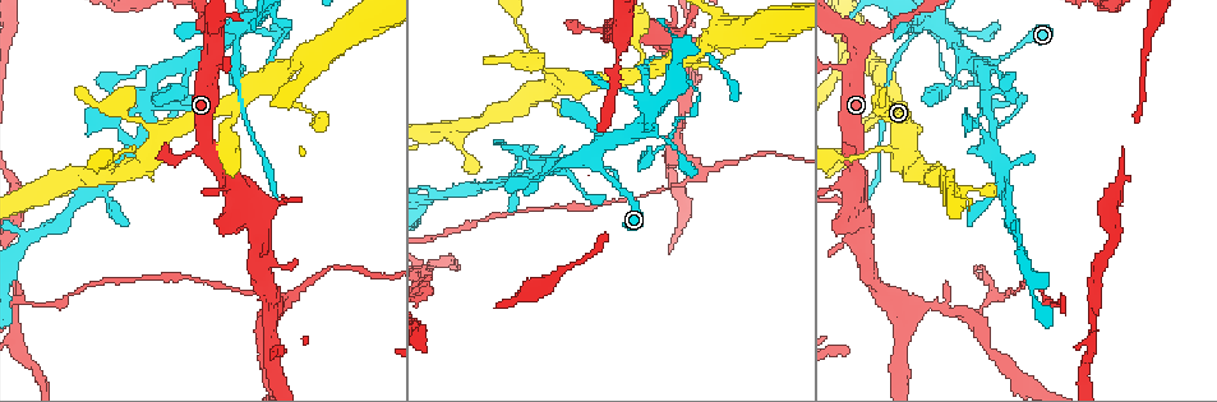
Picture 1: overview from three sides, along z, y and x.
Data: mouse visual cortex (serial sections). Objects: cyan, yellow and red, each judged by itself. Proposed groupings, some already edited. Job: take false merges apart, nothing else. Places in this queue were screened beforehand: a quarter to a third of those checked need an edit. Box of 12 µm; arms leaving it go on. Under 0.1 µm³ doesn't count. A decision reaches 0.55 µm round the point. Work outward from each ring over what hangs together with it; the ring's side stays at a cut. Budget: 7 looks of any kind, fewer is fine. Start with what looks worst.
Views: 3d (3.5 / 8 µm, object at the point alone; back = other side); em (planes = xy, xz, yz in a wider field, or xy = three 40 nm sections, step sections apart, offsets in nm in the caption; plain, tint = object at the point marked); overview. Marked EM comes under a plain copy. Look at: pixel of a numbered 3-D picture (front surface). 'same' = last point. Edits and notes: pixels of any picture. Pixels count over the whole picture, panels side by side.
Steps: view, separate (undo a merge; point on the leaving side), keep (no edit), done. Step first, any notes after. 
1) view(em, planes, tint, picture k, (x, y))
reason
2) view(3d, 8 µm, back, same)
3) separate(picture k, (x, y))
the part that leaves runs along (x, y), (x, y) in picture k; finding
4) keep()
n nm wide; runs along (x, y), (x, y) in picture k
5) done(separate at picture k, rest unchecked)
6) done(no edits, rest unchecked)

view(3d, 3.5 µm, back, picture 1, (699, 171))
a fork

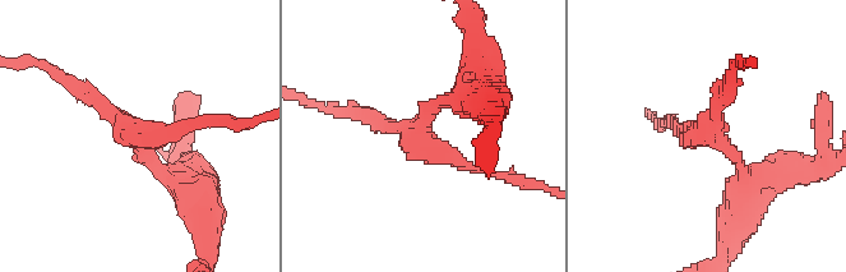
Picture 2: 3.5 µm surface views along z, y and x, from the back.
view(em, xy, step 2, tint, picture 2, (135, 131))
3 arms; arms of 150, 200, 250 nm; now the EM

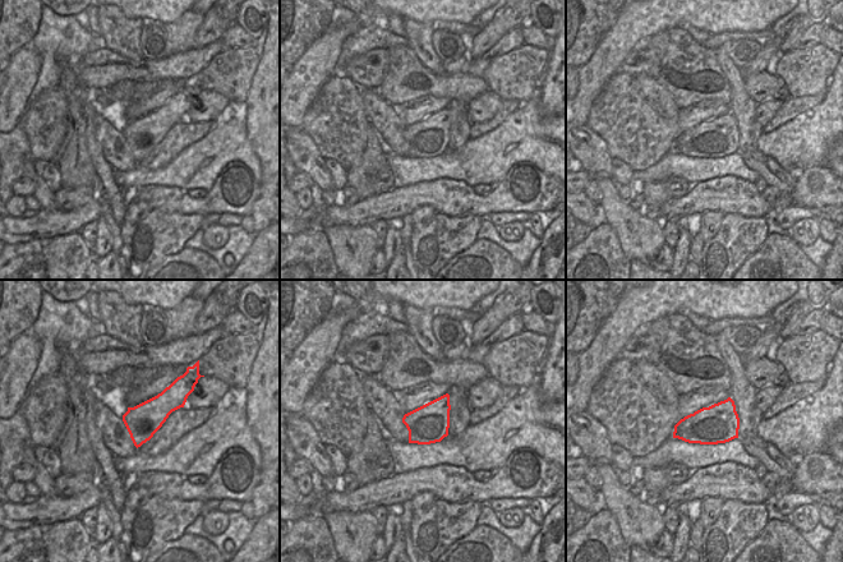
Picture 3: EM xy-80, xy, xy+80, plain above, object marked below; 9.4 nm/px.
view(em, planes, tint, same)
cut it another way

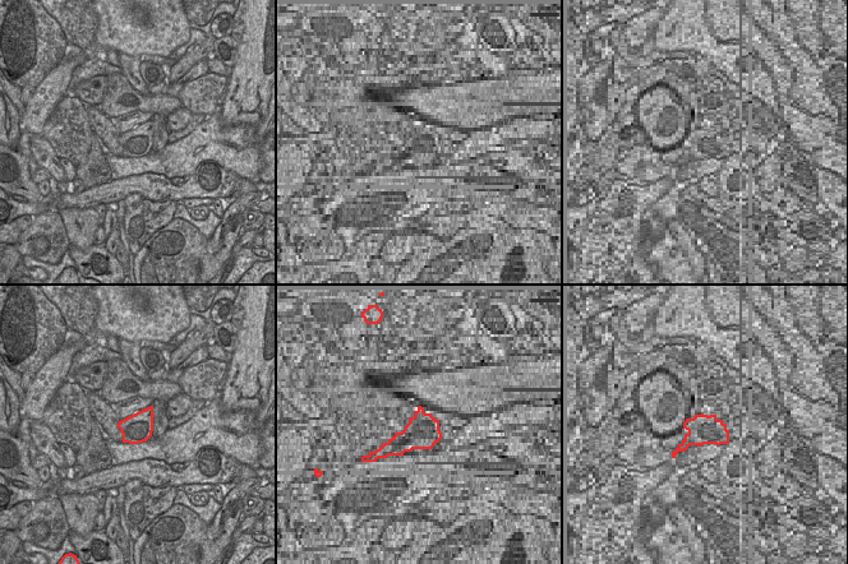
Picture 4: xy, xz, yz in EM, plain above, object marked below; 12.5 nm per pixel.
separate(picture 2, (158, 127))
360 nm wide; the part that leaves runs along (142, 143), (133, 132), (223, 120) in picture 2; two cells meet here

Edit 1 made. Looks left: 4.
view(overview)

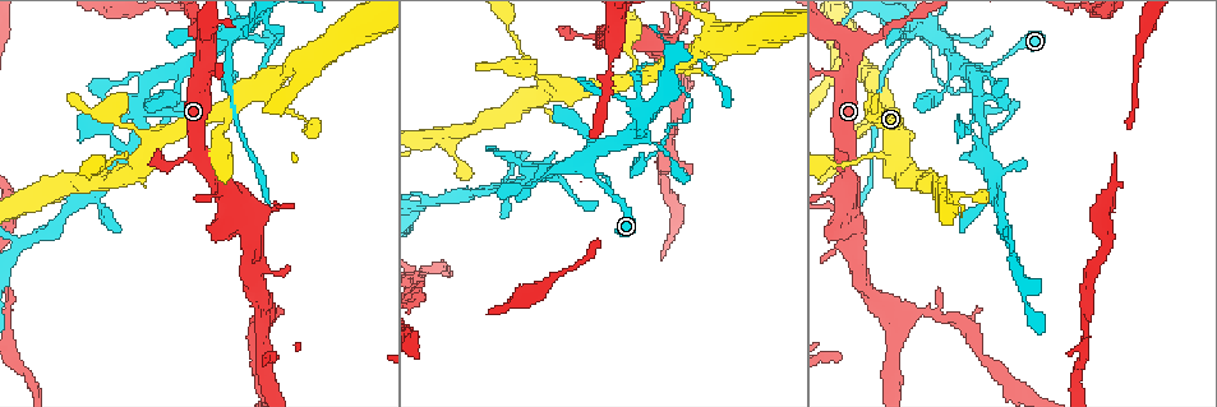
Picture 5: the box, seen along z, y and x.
view(3d, 3.5 µm, picture 5, (132, 161))
small branch off a trunk

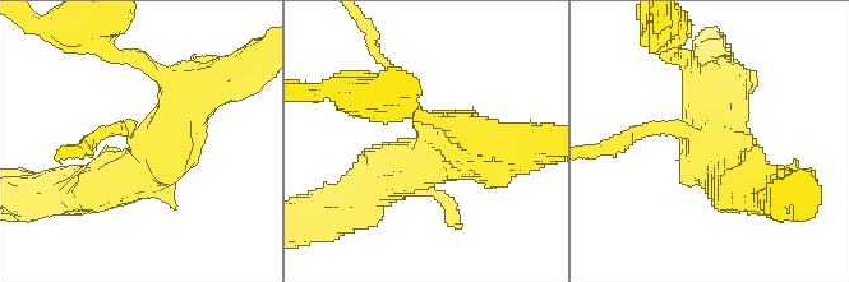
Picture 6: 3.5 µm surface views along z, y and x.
view(em, xy, step 2, tint, picture 6, (426, 131))
3 arms; arms of 150, 600, 600 nm; need the tissue

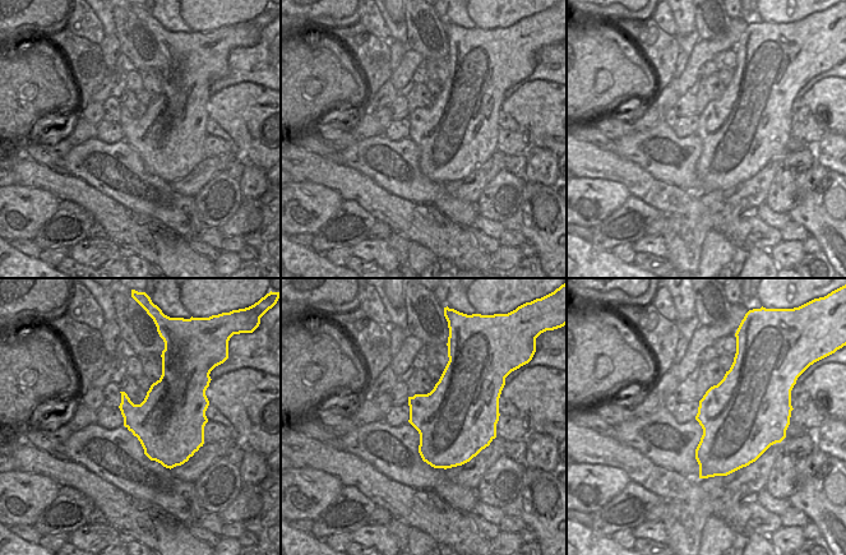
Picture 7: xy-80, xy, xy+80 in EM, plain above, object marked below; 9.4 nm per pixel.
keep()
650 nm wide; runs along (215, 78), (133, 176), (97, 188) in picture 6; all the same cell

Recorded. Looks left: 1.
done(separate at picture 2, rest unchecked)

